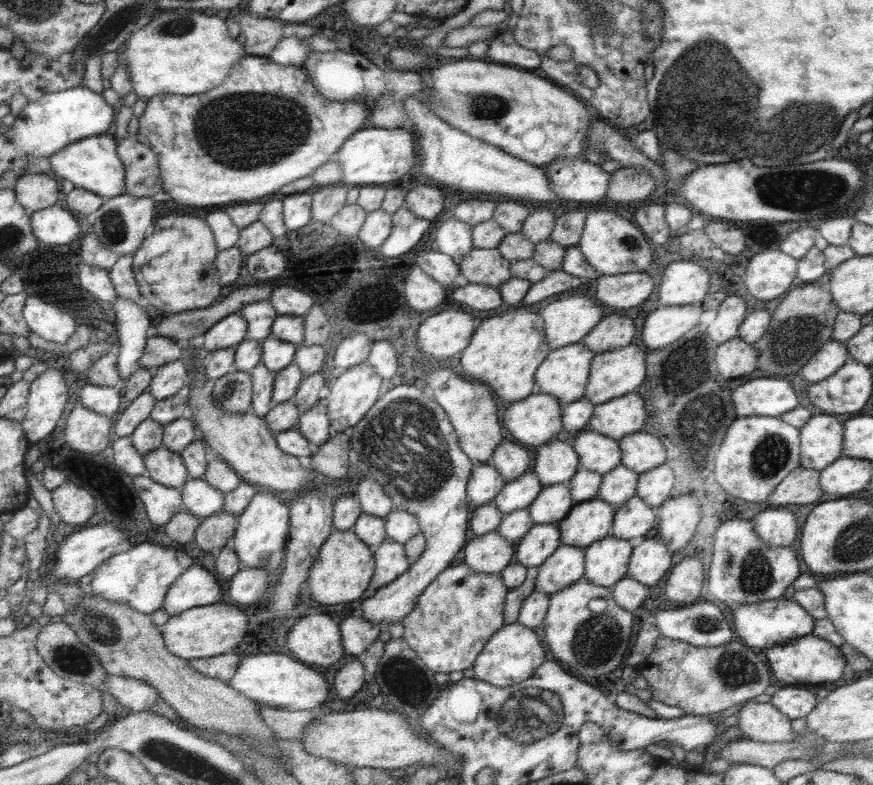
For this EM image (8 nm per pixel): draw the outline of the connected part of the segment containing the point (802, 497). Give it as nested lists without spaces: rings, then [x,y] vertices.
[[[797,466],[778,484],[774,492],[770,494],[769,500],[776,506],[820,502],[824,491],[819,480],[819,470]]]

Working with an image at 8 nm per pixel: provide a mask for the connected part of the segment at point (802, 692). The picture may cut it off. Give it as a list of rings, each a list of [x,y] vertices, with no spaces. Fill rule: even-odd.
[[[786,686],[776,691],[770,703],[790,720],[805,718],[820,702],[820,699],[810,691],[806,688]]]

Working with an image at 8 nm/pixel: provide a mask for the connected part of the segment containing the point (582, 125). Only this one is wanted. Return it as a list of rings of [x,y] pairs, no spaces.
[[[472,57],[470,60],[450,62],[431,69],[431,75],[434,80],[430,82],[433,96],[426,98],[426,104],[450,126],[538,167],[560,157],[585,159],[583,142],[587,137],[589,122],[594,117],[593,110],[576,94],[560,84],[549,78],[534,75],[531,70]]]

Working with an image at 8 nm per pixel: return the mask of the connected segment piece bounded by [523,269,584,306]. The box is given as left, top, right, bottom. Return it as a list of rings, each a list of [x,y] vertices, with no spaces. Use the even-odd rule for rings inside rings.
[[[563,269],[550,271],[544,280],[531,284],[530,290],[528,290],[523,298],[523,303],[525,306],[533,306],[540,302],[540,300],[548,298],[548,296],[562,294],[562,292],[568,292],[572,288],[578,288],[582,282],[584,280],[564,272]]]

